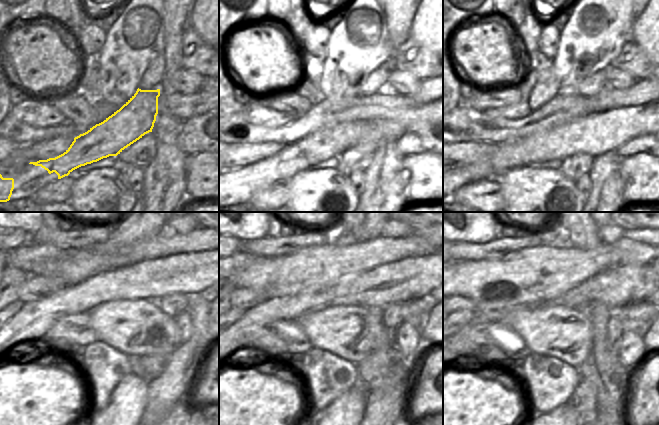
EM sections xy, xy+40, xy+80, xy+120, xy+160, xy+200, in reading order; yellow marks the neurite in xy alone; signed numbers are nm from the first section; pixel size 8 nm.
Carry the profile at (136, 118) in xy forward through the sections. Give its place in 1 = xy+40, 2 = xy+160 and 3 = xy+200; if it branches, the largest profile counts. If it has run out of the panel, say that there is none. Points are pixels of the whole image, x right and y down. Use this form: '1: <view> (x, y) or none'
1: xy+40 (328, 141)
2: xy+160 (257, 380)
3: xy+200 (482, 383)

